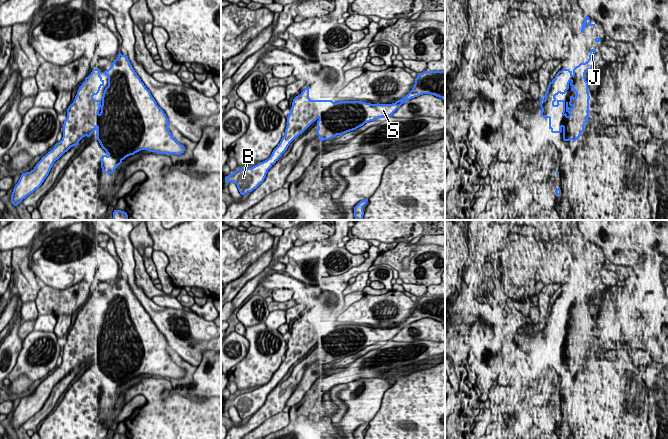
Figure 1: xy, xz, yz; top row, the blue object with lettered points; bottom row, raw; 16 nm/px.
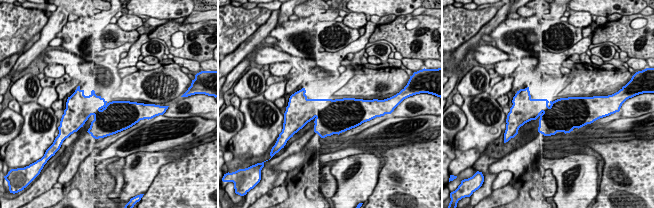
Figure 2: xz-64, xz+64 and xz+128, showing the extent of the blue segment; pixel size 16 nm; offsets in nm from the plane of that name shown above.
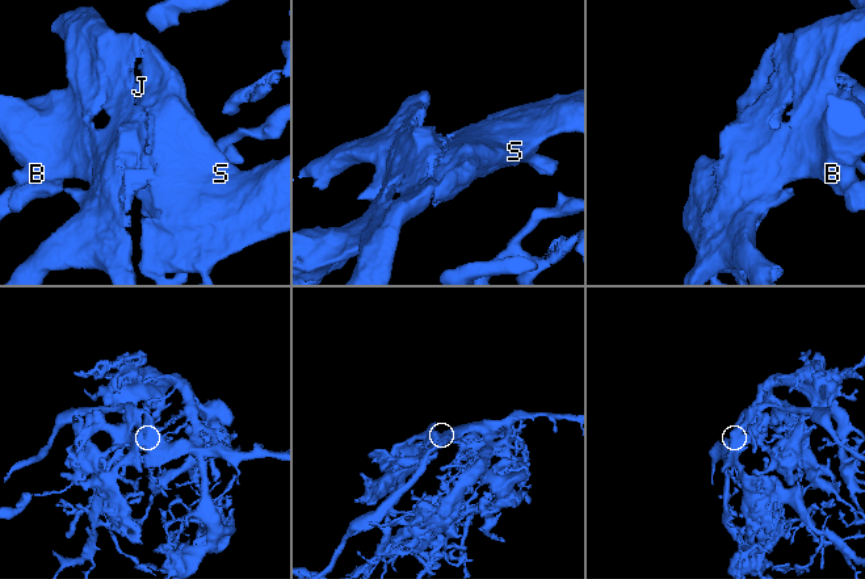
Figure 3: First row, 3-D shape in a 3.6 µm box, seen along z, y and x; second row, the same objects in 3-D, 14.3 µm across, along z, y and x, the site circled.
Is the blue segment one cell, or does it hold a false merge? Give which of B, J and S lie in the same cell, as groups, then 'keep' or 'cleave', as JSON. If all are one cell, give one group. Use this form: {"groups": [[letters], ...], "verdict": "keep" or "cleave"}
{"groups": [["B", "J", "S"]], "verdict": "keep"}

